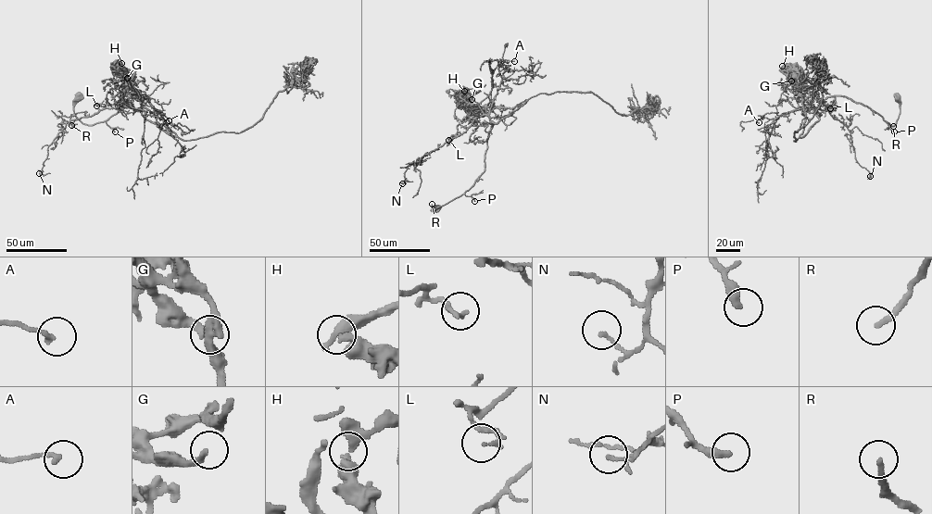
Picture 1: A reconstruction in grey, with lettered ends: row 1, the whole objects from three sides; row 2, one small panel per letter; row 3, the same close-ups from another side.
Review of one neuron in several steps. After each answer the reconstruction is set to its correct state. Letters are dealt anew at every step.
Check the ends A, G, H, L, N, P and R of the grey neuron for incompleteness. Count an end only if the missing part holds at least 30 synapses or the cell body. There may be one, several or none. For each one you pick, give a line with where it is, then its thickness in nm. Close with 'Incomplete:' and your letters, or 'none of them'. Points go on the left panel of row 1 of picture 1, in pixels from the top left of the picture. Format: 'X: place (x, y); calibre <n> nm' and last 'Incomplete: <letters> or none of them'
H: place (121, 63); calibre 200 nm
R: place (71, 125); calibre 200 nm
Incomplete: H, R

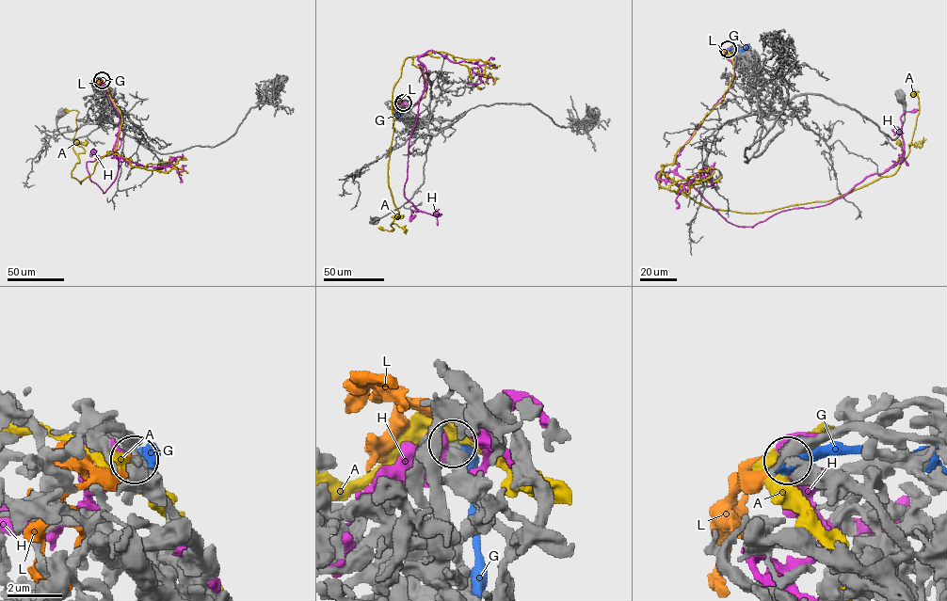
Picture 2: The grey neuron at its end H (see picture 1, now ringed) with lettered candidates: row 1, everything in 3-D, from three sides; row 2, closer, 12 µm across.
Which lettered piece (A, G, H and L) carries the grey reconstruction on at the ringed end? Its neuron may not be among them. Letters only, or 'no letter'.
L

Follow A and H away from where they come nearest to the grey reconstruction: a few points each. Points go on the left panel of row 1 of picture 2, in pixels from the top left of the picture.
A: (102, 81), (122, 122), (116, 150), (80, 183), (71, 174), (80, 162), (72, 148), (78, 112), (66, 112)
H: (102, 81), (120, 123), (113, 150), (117, 175), (104, 193), (86, 163), (119, 148), (119, 122)

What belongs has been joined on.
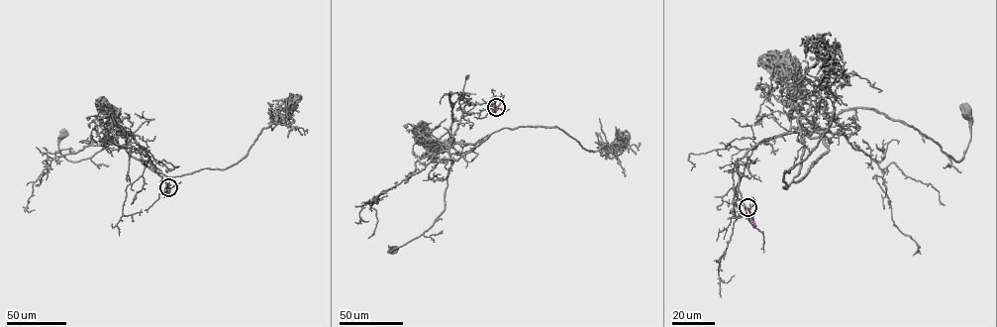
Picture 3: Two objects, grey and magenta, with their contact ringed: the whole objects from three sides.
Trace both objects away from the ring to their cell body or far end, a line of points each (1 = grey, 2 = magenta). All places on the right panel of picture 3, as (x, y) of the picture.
1: (747, 207), (737, 162), (762, 142), (818, 137), (845, 111), (871, 108), (957, 162), (966, 112)
2: (747, 207), (756, 225)

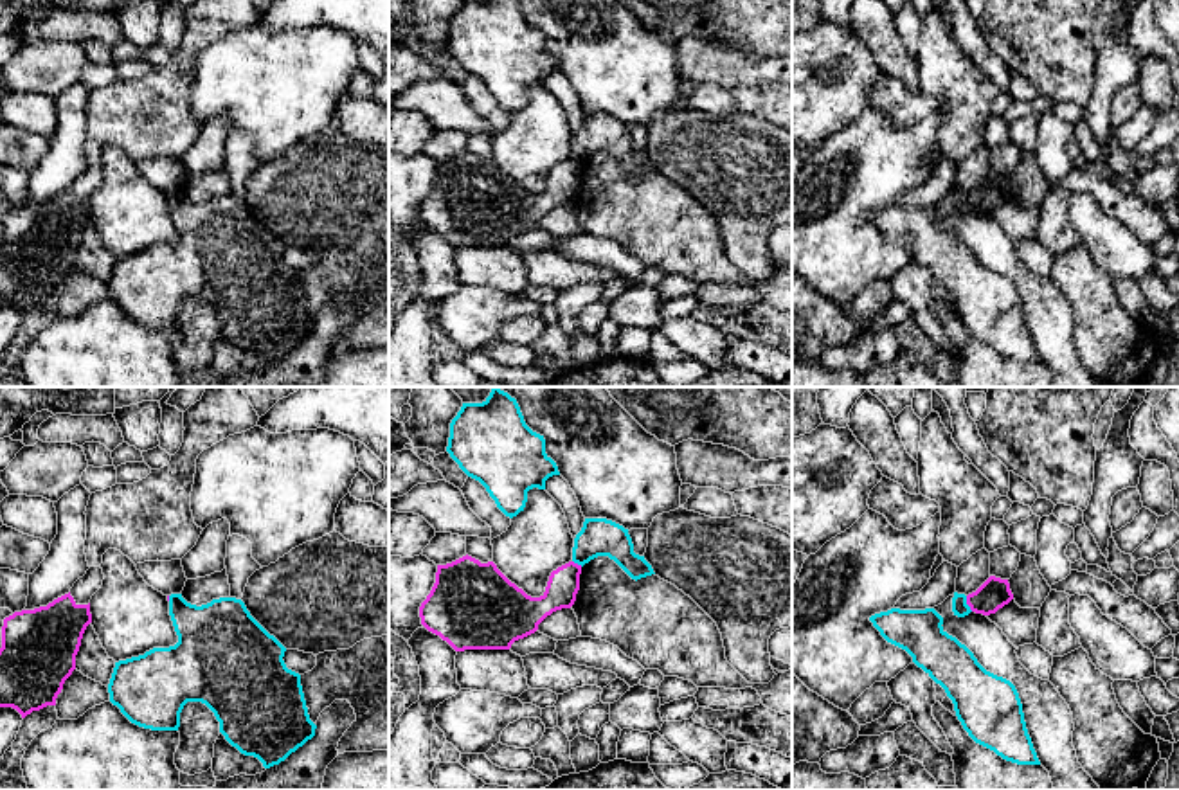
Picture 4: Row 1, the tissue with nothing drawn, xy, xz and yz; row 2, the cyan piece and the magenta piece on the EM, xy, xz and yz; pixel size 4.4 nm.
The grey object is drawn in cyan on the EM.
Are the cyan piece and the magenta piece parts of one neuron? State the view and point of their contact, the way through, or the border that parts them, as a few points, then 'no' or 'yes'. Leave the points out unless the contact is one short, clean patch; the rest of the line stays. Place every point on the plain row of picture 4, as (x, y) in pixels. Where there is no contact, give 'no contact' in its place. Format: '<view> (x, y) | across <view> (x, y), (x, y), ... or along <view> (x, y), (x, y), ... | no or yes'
yz (965, 200) | along yz (965, 193), (972, 207) | no

